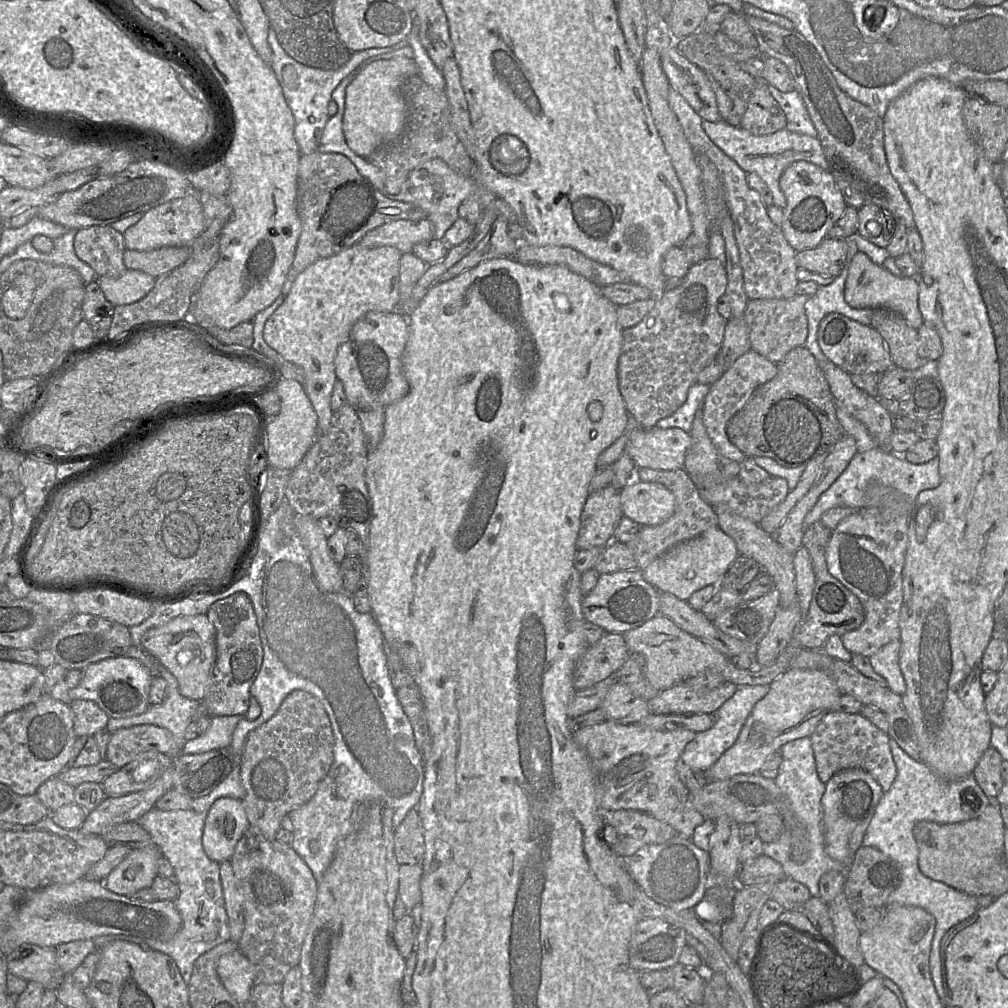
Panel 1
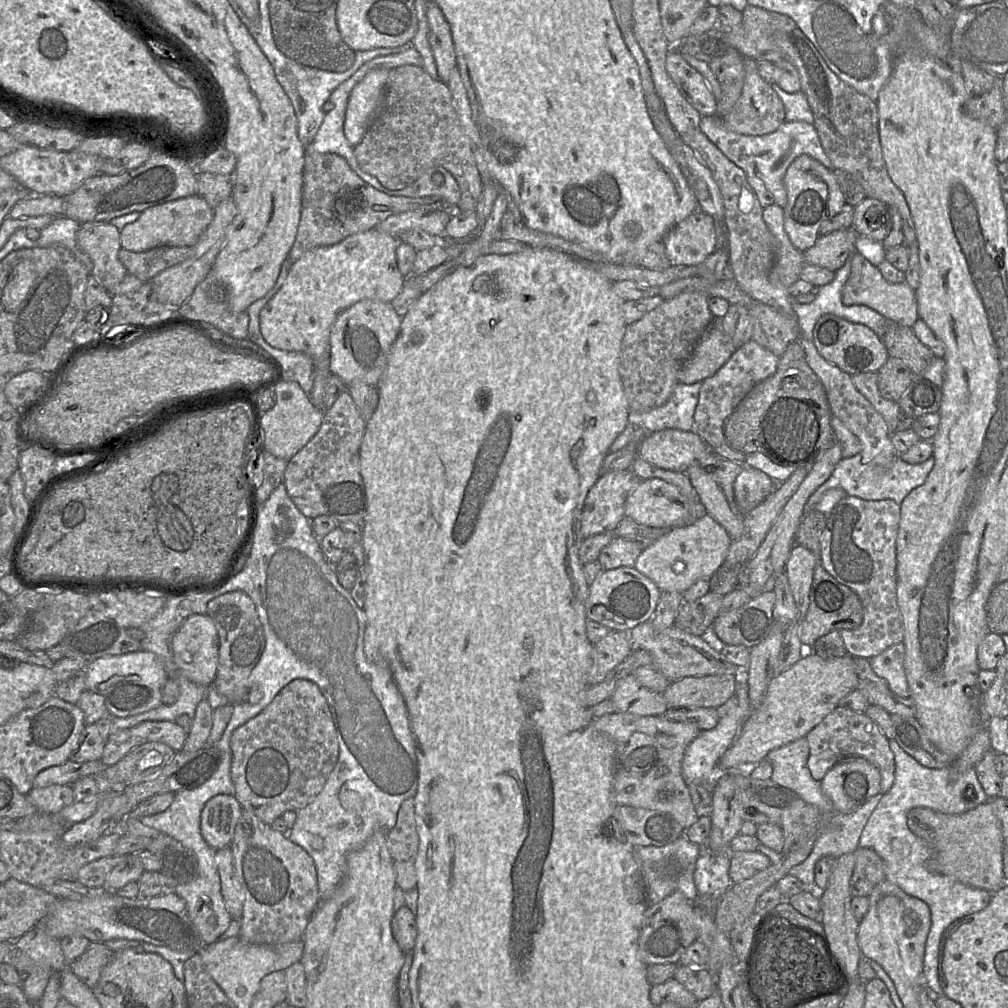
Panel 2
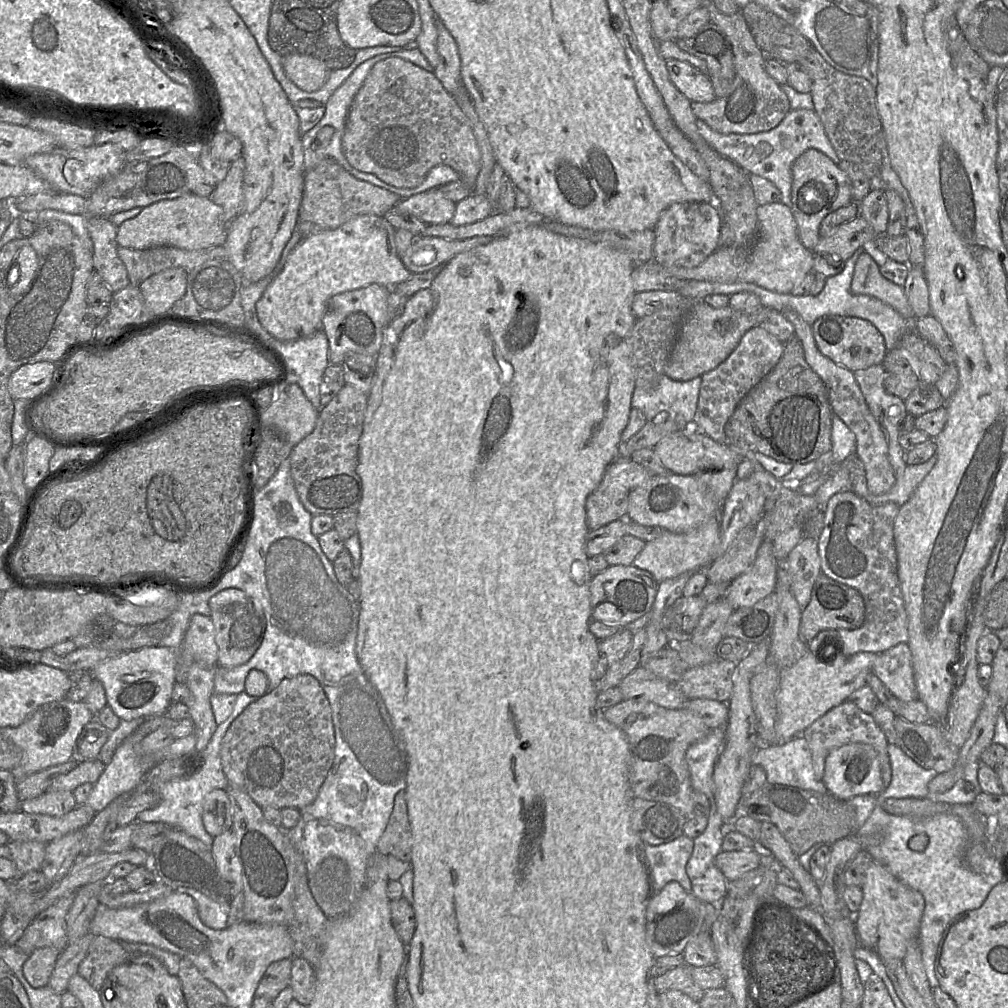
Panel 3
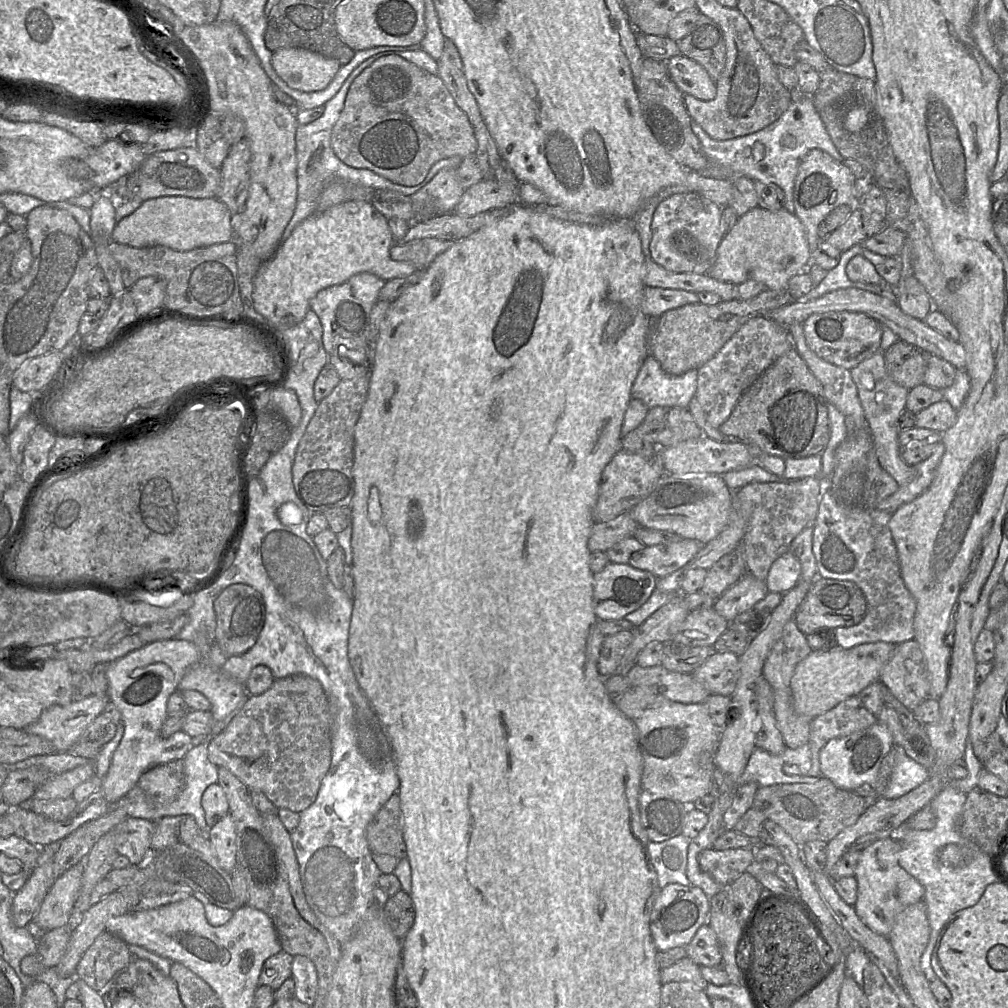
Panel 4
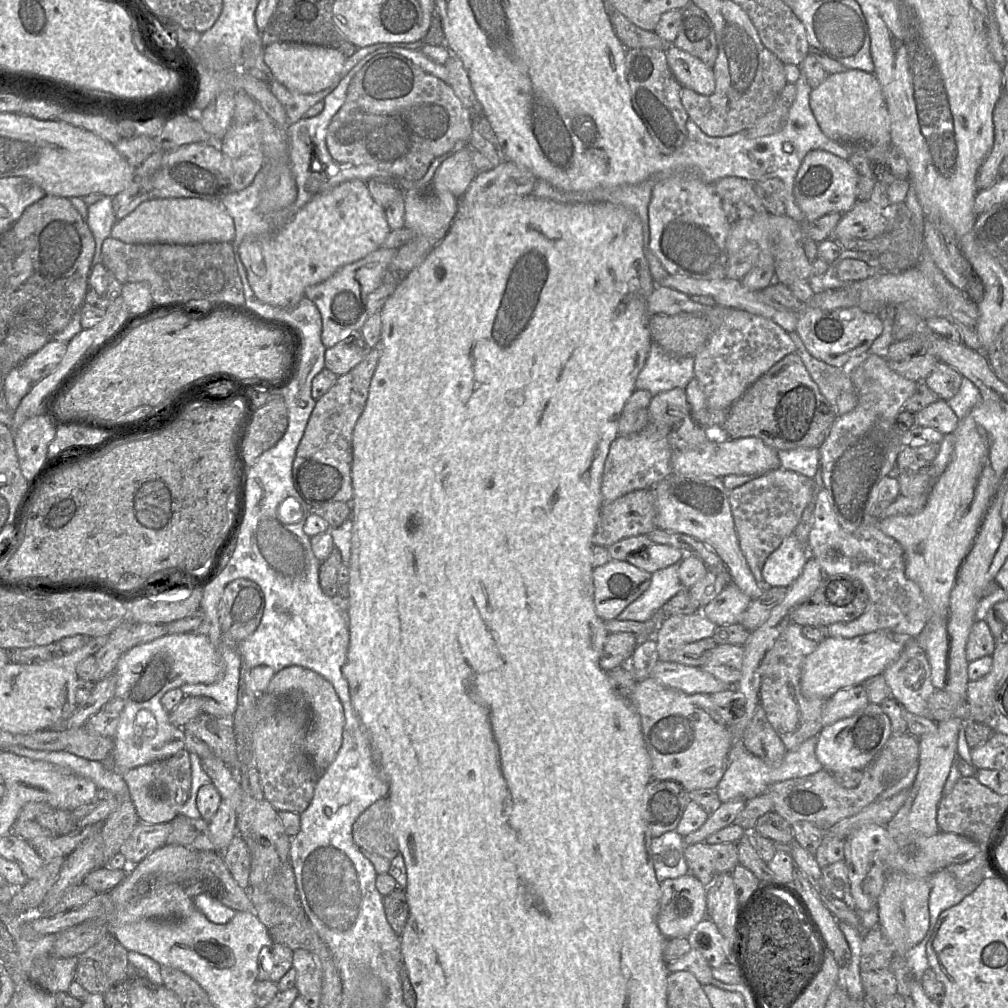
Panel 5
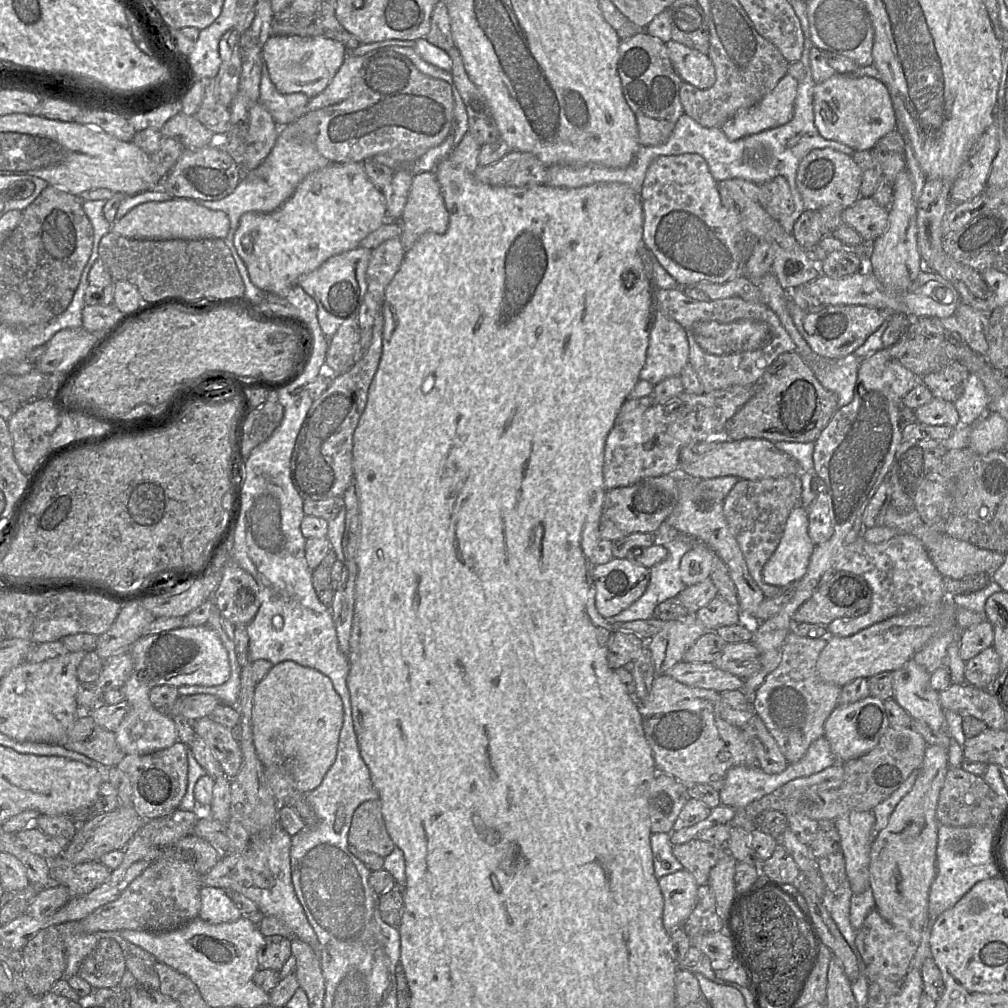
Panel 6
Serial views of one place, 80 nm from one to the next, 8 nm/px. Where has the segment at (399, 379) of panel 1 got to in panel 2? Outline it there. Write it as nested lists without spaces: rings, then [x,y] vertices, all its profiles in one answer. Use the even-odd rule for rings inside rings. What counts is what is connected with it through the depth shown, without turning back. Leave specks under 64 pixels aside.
[[[364,299],[361,300],[355,304],[353,304],[352,306],[350,306],[349,308],[343,310],[336,318],[332,329],[331,329],[331,334],[330,334],[330,370],[331,373],[334,375],[337,375],[338,377],[341,378],[341,380],[345,383],[346,385],[346,390],[347,390],[347,385],[350,384],[353,380],[362,380],[365,383],[372,385],[372,386],[377,386],[377,384],[379,383],[384,370],[386,368],[387,365],[387,357],[390,351],[390,348],[392,346],[392,344],[394,343],[394,341],[396,340],[396,338],[399,335],[400,332],[400,327],[401,327],[401,322],[402,322],[402,317],[399,316],[394,308],[392,307],[391,303],[387,303],[387,302],[382,302],[382,301],[378,301],[378,300],[370,300],[370,299]]]

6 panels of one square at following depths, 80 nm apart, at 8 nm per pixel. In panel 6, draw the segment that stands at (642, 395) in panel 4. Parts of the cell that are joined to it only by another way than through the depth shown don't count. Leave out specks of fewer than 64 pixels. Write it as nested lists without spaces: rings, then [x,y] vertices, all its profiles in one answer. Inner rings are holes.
[[[659,306],[650,331],[646,362],[639,374],[640,380],[657,385],[666,378],[680,376],[688,362],[689,344],[685,329]]]

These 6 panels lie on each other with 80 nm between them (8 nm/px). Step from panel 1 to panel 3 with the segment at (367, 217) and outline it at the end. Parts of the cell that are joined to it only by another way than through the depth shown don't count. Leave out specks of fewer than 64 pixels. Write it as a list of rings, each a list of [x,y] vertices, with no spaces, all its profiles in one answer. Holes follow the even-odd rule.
[[[323,159],[305,173],[304,193],[298,217],[300,233],[296,233],[283,250],[278,264],[270,273],[272,279],[280,274],[289,254],[302,239],[322,231],[334,230],[359,215],[383,217],[401,200],[403,198],[399,195],[355,178],[334,159]]]

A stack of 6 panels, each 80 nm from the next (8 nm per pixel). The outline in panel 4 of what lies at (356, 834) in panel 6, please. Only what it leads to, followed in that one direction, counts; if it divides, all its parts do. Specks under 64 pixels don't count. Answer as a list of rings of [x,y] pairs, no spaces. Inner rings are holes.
[[[394,793],[369,822],[366,839],[372,854],[390,855],[396,859],[407,858],[398,793]]]

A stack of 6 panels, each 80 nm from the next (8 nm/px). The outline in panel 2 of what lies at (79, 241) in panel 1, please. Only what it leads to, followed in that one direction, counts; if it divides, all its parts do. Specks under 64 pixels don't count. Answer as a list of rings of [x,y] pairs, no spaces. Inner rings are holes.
[[[110,222],[81,223],[76,241],[93,262],[91,275],[107,291],[113,291],[128,273],[118,257],[120,230]]]

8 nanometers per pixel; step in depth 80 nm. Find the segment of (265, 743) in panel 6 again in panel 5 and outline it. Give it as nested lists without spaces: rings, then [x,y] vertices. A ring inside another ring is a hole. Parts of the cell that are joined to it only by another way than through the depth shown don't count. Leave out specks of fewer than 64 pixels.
[[[294,665],[276,672],[263,694],[278,698],[301,695],[306,699],[312,713],[312,725],[305,738],[305,751],[319,774],[327,770],[341,747],[345,724],[343,706],[332,684],[318,673]]]

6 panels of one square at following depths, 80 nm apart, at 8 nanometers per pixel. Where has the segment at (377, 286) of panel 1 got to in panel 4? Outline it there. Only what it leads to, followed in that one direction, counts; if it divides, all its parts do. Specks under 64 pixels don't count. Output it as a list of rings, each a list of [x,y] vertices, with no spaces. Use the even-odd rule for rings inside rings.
[[[349,201],[322,213],[314,213],[297,225],[290,237],[280,244],[275,254],[260,265],[253,278],[254,308],[267,321],[263,322],[265,326],[279,335],[279,330],[295,326],[304,319],[311,309],[311,299],[319,291],[342,284],[356,274],[367,272],[384,281],[410,276],[418,269],[408,262],[395,261],[391,258],[390,249],[393,243],[388,219],[371,202]]]

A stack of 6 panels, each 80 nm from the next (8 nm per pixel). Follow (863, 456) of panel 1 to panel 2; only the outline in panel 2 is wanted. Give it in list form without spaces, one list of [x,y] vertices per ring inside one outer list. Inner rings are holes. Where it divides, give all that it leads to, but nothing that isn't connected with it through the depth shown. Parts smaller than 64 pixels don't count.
[[[857,454],[849,458],[842,458],[836,465],[831,476],[810,496],[804,508],[804,515],[814,509],[823,494],[831,488],[842,488],[847,495],[856,496],[865,500],[891,499],[900,504],[905,497],[916,487],[922,485],[935,464],[931,456],[925,462],[910,464],[898,456],[891,466],[879,466],[871,463]]]

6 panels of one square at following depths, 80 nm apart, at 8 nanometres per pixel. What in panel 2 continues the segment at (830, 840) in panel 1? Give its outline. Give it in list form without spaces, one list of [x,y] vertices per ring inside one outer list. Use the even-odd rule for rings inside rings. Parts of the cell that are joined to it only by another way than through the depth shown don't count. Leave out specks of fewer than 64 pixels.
[[[852,756],[835,764],[826,773],[821,785],[835,810],[849,813],[881,792],[881,775],[866,759]]]

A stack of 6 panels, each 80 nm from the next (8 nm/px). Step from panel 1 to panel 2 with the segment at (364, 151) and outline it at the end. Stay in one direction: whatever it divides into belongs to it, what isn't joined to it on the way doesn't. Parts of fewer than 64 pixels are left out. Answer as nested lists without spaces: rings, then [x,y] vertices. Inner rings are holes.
[[[376,68],[369,71],[350,93],[344,134],[352,147],[362,141],[371,122],[381,110],[390,70]]]

